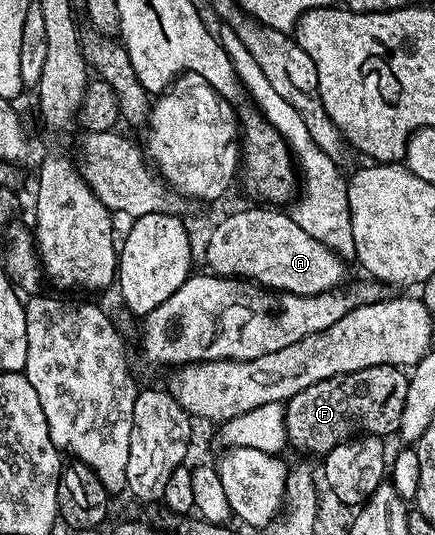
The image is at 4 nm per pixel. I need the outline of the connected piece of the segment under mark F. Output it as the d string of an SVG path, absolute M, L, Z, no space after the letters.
M377 365L376 367L368 367L360 371L352 371L344 375L335 375L324 379L320 383L312 383L312 387L304 387L304 391L300 391L295 397L290 398L285 402L286 412L286 429L287 429L287 442L291 446L295 445L298 449L307 449L310 453L319 453L319 455L328 454L333 448L342 442L346 442L351 438L357 438L359 435L373 435L381 439L388 438L389 433L392 435L398 433L398 424L400 423L400 415L404 411L404 399L408 399L408 383L410 382L409 376L399 366L396 365Z

